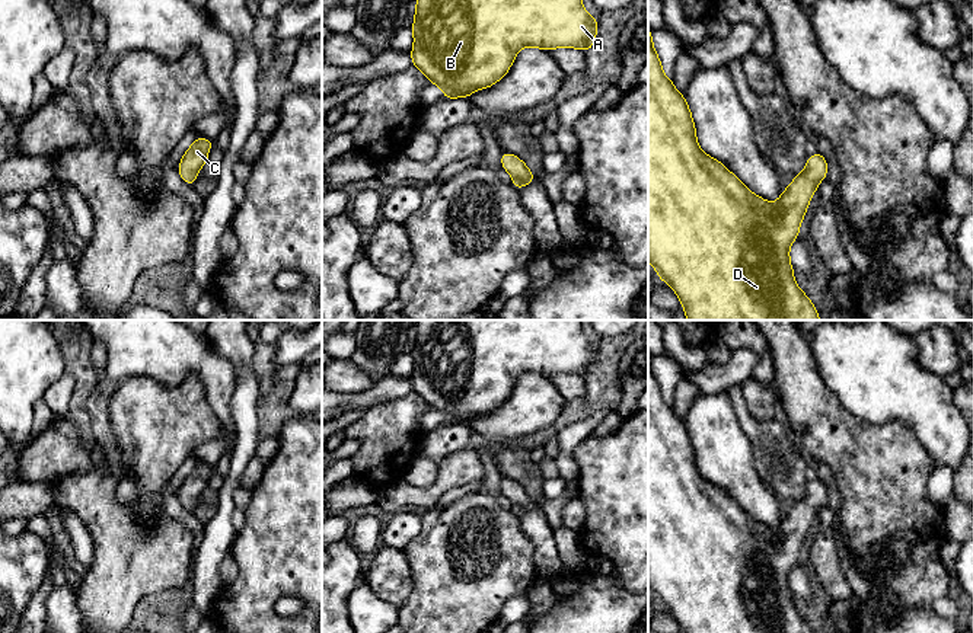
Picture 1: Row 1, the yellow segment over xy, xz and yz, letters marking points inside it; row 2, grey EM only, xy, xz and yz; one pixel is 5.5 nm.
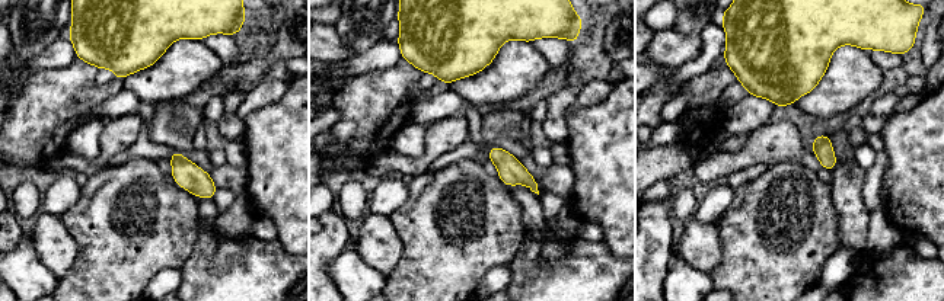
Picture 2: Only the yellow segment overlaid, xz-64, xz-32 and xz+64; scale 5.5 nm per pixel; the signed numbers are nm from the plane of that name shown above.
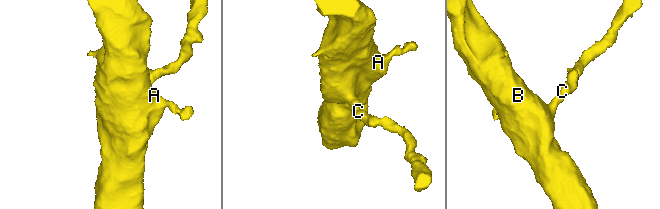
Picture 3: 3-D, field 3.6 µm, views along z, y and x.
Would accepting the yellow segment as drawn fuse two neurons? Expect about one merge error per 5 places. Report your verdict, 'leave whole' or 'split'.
leave whole

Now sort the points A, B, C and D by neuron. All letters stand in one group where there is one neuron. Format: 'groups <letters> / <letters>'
groups A B C D

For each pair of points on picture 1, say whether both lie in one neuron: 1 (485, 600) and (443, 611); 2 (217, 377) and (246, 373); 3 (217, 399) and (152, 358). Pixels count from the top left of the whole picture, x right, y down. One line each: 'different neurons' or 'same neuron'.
1: same neuron
2: different neurons
3: same neuron

